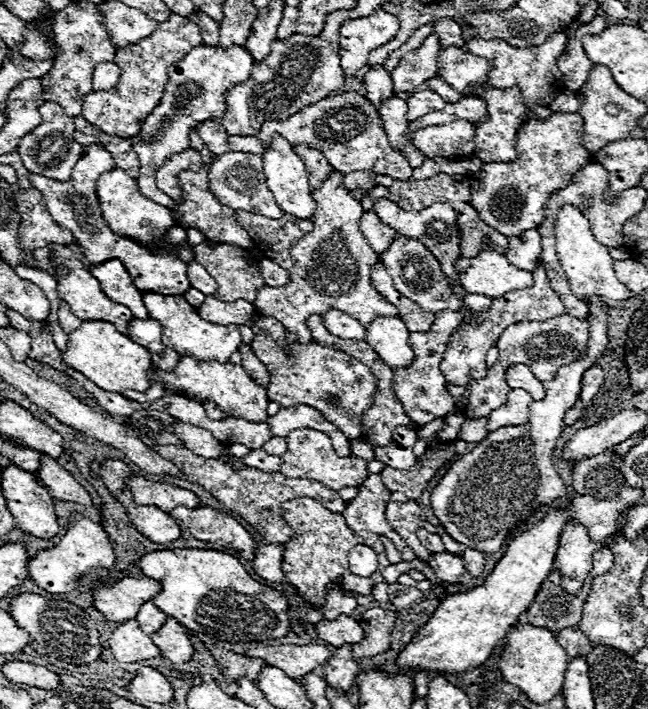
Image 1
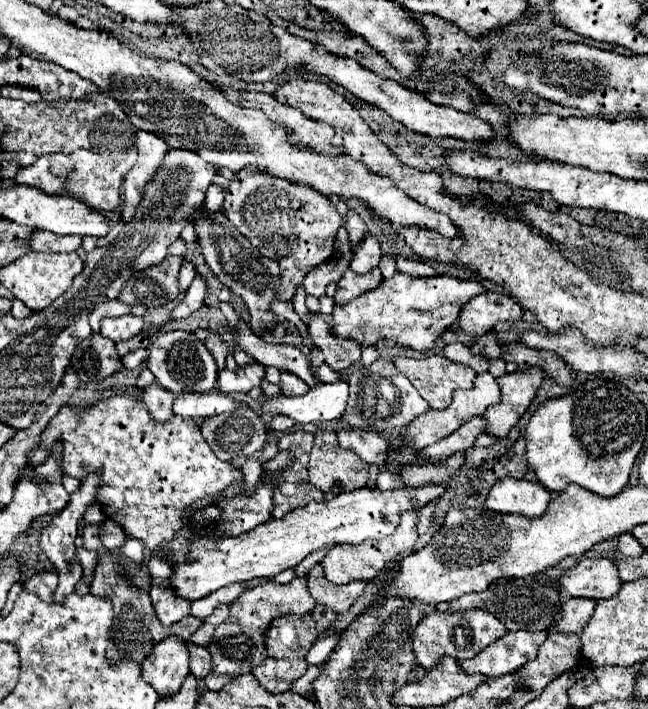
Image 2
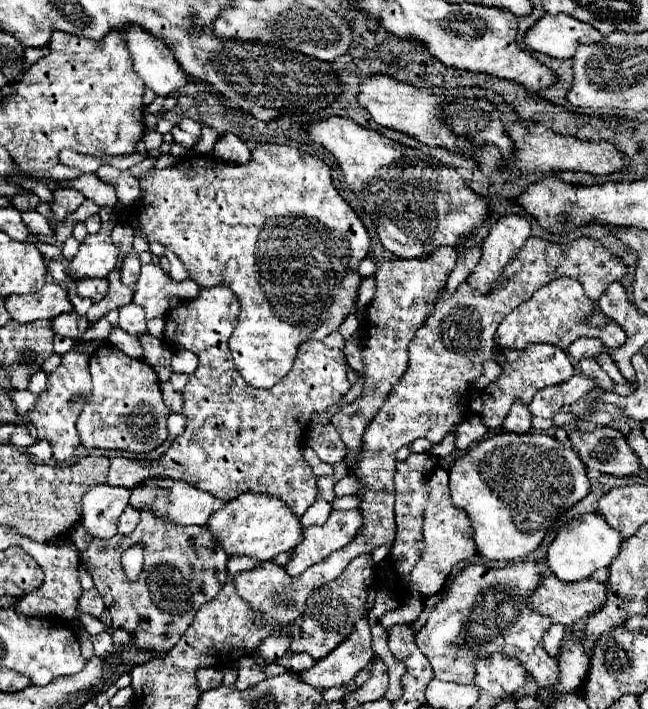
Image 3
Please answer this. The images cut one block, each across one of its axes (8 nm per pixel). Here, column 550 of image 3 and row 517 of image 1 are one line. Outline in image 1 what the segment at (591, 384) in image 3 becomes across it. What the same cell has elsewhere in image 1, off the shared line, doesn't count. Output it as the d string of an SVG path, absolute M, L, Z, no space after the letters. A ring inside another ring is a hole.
M410 500L406 504L388 502L386 518L388 518L388 524L400 534L400 538L414 550L414 554L420 560L430 560L432 558L432 552L428 552L414 534L414 530L422 526L422 520L426 520L426 516L420 510L420 506L416 504L416 500Z

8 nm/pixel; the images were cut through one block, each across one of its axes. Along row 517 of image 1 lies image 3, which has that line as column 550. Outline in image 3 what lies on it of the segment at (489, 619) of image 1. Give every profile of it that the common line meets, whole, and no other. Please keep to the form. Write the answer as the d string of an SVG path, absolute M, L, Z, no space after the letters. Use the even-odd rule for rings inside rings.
M582 514L560 528L558 536L548 548L546 564L562 582L580 582L590 578L596 570L610 566L620 552L622 540L624 538L602 516Z

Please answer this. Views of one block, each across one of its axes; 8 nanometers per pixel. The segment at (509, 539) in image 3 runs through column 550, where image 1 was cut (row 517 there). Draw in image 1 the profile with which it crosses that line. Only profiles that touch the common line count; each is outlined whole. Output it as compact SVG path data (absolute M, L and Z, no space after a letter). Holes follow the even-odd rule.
M592 296L586 304L590 312L586 356L560 366L556 376L544 382L546 396L532 402L530 422L526 426L504 426L490 432L472 452L460 456L432 490L430 506L434 516L456 542L480 552L496 552L512 532L512 526L522 524L540 506L566 496L566 486L552 466L552 450L564 428L564 414L580 400L584 370L596 364L608 344L608 306L604 298Z

